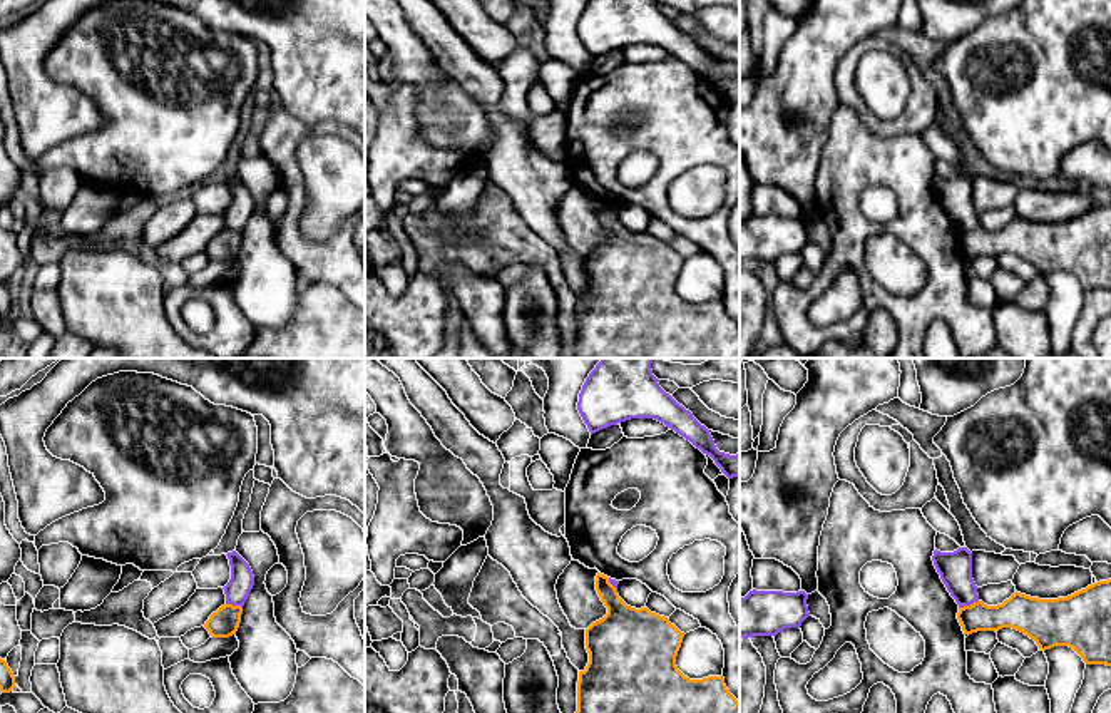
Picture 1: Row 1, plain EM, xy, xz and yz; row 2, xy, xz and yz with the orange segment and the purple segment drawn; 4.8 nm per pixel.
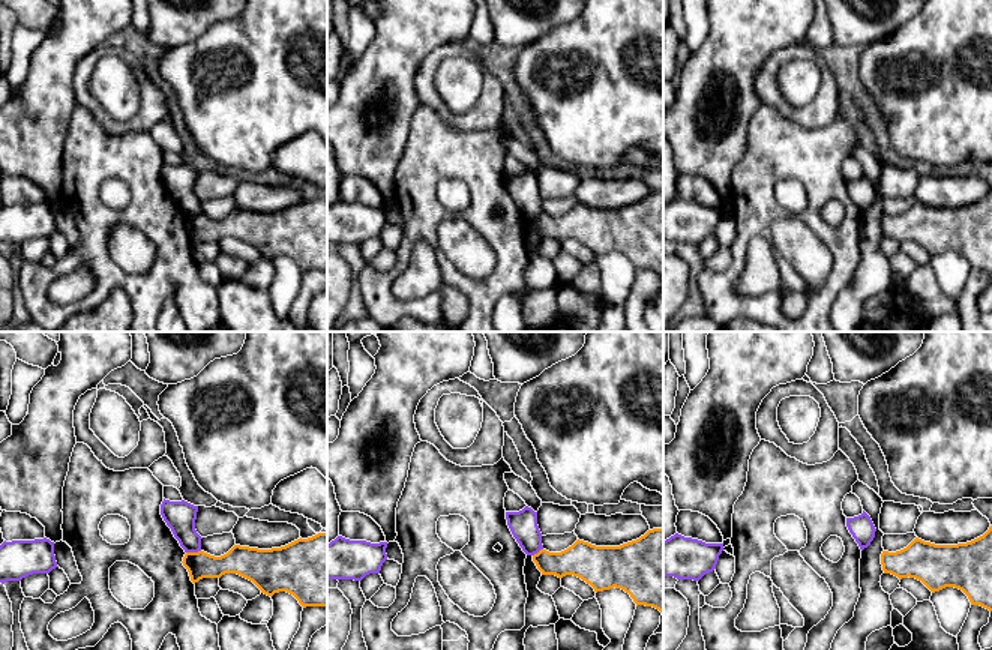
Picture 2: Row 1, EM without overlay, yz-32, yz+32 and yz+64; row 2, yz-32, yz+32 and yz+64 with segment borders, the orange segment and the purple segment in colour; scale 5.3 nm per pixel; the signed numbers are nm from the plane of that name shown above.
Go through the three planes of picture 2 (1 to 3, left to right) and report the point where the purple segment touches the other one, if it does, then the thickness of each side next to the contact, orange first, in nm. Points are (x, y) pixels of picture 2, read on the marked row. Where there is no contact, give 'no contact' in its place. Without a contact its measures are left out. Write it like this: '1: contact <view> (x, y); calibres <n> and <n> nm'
1: contact yz-32 (192, 553); calibres 150 and 160 nm
2: contact yz+32 (539, 551); calibres 190 and 150 nm
3: no contact

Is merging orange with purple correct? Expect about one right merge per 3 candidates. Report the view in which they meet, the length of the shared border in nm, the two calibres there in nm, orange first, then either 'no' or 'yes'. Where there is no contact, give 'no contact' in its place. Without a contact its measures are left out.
contact in yz; length 100 nm; calibres 170 and 160 nm; no

